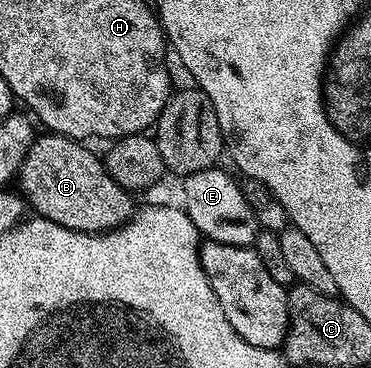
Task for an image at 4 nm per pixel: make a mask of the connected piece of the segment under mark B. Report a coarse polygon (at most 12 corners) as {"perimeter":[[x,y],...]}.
{"perimeter":[[40,134],[18,191],[41,220],[121,228],[133,198],[79,140]]}

